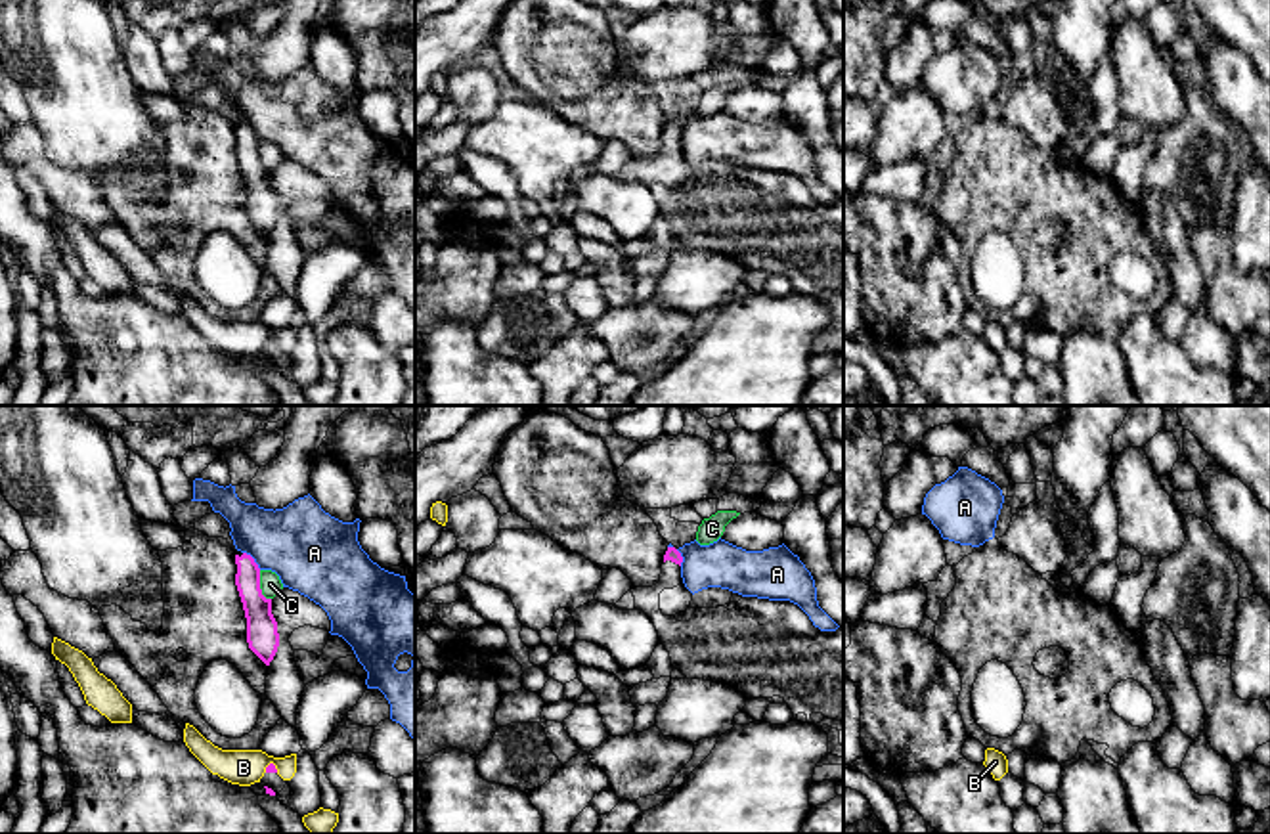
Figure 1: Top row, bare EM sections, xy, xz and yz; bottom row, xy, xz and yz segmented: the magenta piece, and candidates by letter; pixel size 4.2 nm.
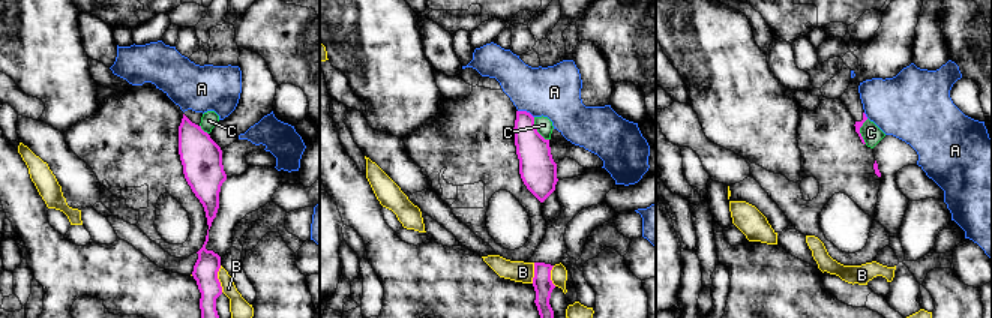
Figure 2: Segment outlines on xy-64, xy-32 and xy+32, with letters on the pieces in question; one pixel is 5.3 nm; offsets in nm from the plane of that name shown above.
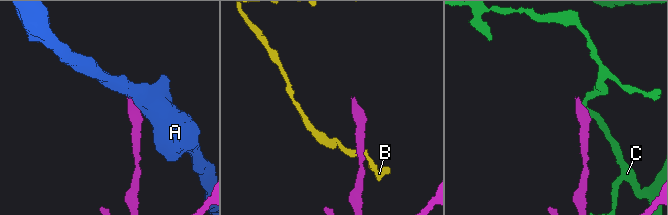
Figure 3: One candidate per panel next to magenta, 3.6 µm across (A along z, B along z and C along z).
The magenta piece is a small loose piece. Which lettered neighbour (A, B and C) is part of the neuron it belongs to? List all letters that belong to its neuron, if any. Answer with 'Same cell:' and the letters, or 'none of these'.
Same cell: none of these

